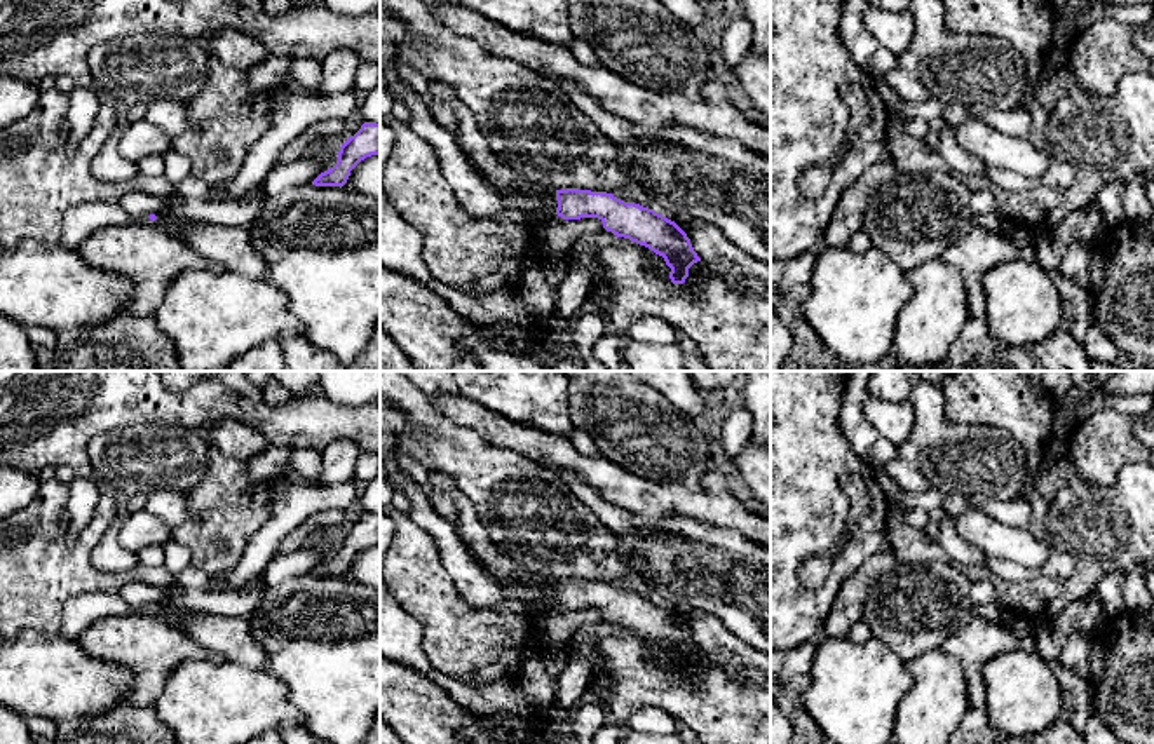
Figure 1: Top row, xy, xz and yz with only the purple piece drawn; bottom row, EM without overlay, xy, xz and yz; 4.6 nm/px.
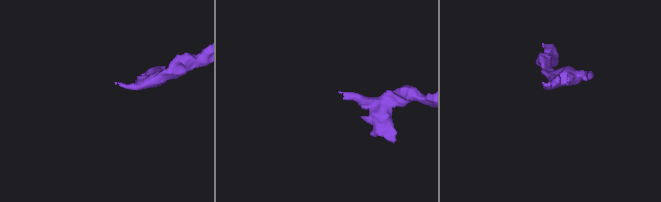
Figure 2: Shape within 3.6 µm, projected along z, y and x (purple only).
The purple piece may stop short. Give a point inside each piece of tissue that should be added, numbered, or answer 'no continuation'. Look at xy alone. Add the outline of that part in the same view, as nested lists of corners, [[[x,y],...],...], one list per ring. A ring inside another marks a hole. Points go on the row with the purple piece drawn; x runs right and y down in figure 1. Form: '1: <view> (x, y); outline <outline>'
1: xy (82, 220); outline [[[84,202],[63,216],[59,244],[75,249],[98,230],[124,225],[152,225],[152,220],[148,214],[132,216],[119,204]]]

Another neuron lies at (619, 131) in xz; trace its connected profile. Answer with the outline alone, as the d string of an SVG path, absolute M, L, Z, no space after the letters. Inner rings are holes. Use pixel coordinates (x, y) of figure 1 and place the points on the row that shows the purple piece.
M546 75L560 91L563 91L572 103L586 113L598 129L619 148L629 146L636 143L636 136L633 132L633 124L622 117L615 117L605 112L594 98L591 98L584 89L572 85L560 77Z

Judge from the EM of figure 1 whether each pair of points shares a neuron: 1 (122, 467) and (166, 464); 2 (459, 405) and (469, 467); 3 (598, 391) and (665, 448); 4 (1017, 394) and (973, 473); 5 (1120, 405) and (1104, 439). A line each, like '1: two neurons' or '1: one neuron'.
1: one neuron
2: two neurons
3: one neuron
4: two neurons
5: two neurons

